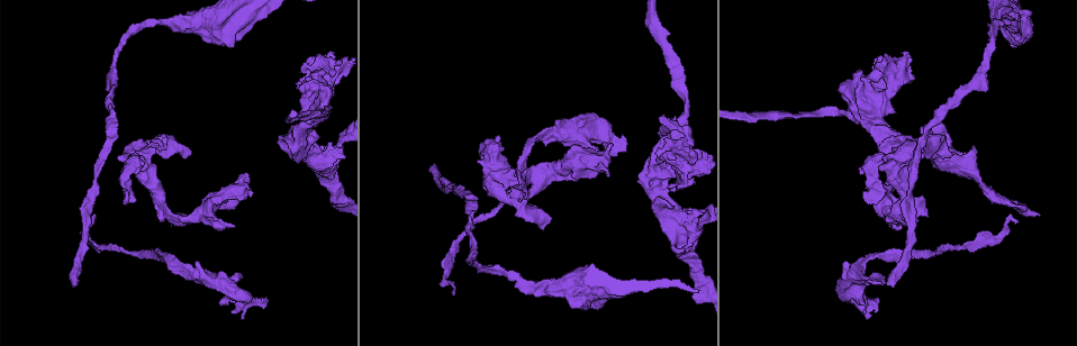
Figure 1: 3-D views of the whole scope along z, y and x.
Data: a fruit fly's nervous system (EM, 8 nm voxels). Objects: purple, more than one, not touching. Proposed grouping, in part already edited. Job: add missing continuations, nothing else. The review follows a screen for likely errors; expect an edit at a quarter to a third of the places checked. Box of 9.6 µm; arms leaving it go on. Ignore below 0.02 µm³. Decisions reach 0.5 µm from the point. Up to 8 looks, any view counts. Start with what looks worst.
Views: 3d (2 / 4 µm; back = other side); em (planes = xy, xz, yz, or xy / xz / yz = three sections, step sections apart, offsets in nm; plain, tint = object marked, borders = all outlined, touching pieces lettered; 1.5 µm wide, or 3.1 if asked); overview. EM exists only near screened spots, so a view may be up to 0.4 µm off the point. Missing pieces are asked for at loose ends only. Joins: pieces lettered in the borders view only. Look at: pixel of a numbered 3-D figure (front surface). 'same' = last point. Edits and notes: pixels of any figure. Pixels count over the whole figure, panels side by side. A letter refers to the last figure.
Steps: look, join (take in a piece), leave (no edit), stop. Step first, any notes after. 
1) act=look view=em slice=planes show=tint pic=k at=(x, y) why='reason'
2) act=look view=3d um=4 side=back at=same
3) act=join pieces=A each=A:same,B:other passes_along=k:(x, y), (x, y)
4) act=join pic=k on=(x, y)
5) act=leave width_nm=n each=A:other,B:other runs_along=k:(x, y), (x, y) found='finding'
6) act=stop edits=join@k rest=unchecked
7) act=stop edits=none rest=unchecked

act=look view=em slice=xz step=8 show=tint pic=1 at=(93, 220) why='free end'

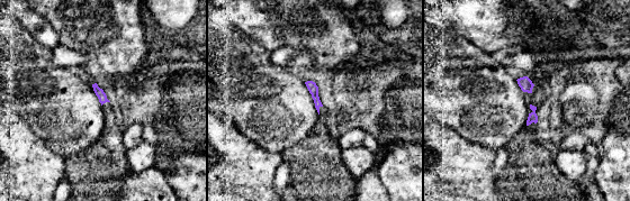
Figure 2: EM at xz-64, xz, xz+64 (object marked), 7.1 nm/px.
act=look view=em slice=planes show=borders at=same

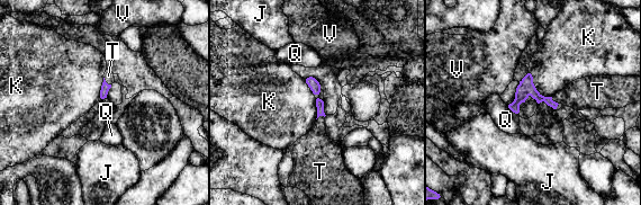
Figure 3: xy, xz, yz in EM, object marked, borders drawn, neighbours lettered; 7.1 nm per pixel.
act=join pieces=T longest_contact=K:240nm each=J:other,K:other,Q:other,T:same,V:other found='the cell continues'

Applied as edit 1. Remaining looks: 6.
act=look view=overview

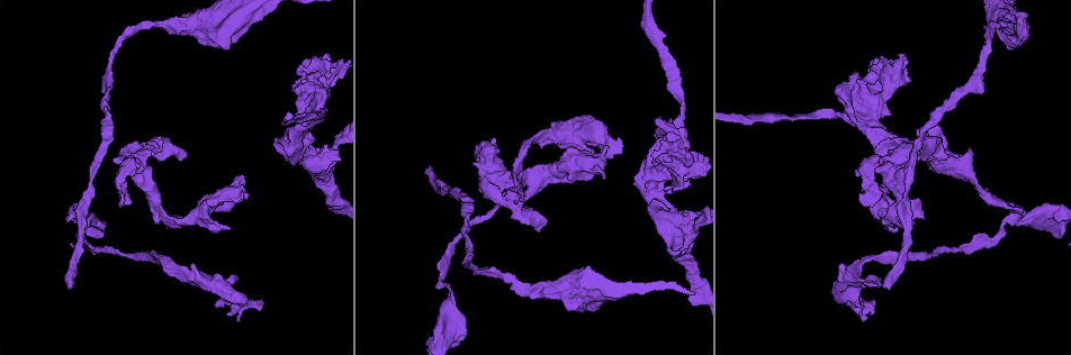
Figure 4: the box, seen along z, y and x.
act=look view=em slice=planes show=borders pic=4 at=(121, 200) why='an open end'

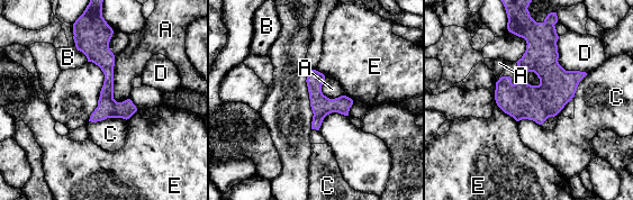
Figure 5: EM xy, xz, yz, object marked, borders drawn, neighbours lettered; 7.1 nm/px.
act=leave width_nm=150 each=A:other,B:other,C:other,D:other,E:other border=5:(114, 57), (114, 98), (121, 102) found='no lettered piece goes on from it'

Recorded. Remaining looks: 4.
act=look view=3d um=2 pic=4 at=(243, 176) why='stops while still wide'

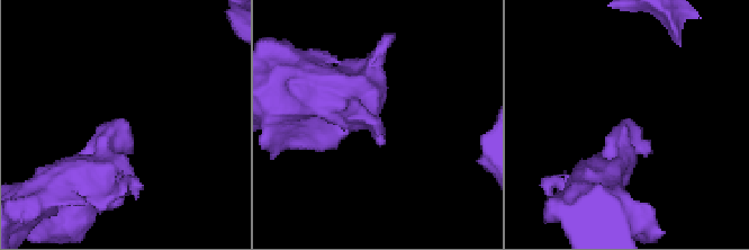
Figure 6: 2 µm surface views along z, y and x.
act=look view=em slice=planes show=borders pic=6 at=(119, 120) why='now the EM'

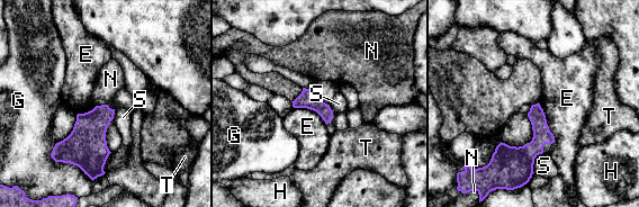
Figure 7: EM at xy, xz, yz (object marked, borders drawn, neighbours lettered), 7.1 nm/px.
act=leave each=E:other,G:other,H:other,N:other,S:other,T:other border=7:(303, 88), (291, 101) found='none of them fits'

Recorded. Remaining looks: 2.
act=stop edits=join@3 rest=unchecked

